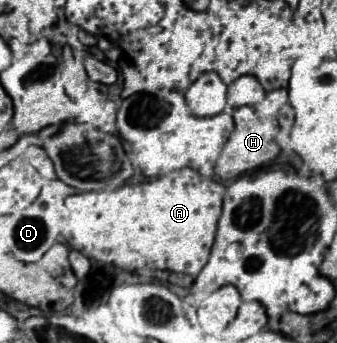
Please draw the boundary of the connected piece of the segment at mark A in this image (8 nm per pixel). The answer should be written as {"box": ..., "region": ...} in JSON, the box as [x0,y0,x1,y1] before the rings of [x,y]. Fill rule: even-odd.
{"box":[64,168,226,276],"region":[[[180,168],[152,177],[148,182],[127,183],[106,192],[72,194],[64,200],[66,208],[70,210],[70,246],[92,260],[108,262],[128,272],[150,268],[198,276],[198,272],[206,266],[210,248],[214,244],[224,192],[226,188],[220,182],[204,178],[192,168]]]}

